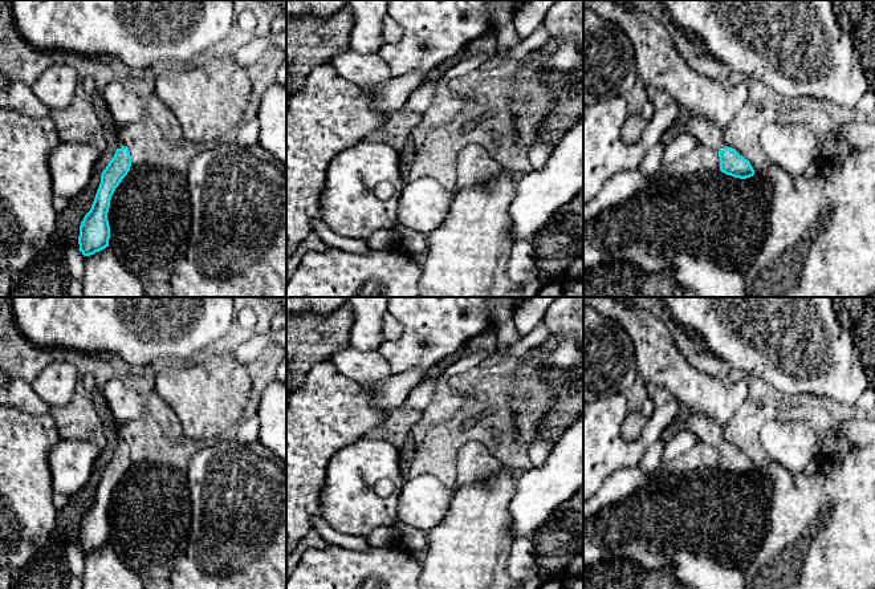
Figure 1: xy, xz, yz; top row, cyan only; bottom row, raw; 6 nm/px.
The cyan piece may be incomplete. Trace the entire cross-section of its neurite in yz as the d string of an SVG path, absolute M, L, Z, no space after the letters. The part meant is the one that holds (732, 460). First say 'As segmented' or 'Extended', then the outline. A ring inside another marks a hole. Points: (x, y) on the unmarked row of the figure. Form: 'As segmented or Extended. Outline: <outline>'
Extended. Outline: M691 410L685 421L680 419L679 428L680 431L693 432L696 442L715 447L720 455L721 470L740 476L754 472L750 459L732 444L725 443L723 426L716 423L707 414Z

